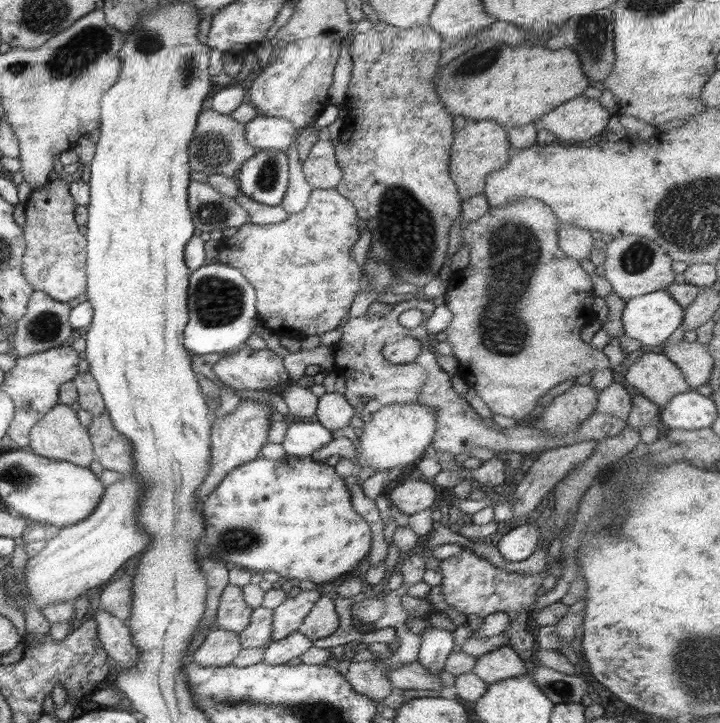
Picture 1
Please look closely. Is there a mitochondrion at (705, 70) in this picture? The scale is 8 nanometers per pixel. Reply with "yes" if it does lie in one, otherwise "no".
no

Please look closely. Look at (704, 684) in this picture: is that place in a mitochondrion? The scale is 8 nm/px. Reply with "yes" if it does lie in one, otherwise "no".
yes

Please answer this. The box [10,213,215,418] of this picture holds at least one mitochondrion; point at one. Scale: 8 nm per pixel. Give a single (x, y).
(44, 326)

